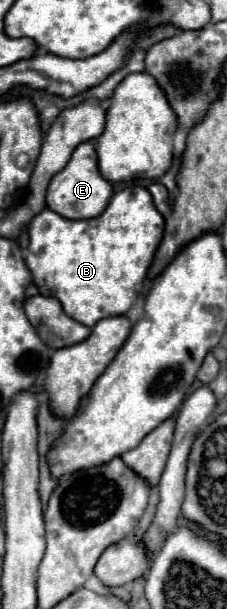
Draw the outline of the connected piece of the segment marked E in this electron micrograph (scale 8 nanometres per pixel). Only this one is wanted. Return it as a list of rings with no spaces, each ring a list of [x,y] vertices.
[[[85,141],[73,151],[65,169],[53,175],[47,187],[47,207],[65,219],[91,219],[103,213],[111,199],[111,193],[113,193],[111,183],[105,181],[97,169],[95,145],[91,141]]]

